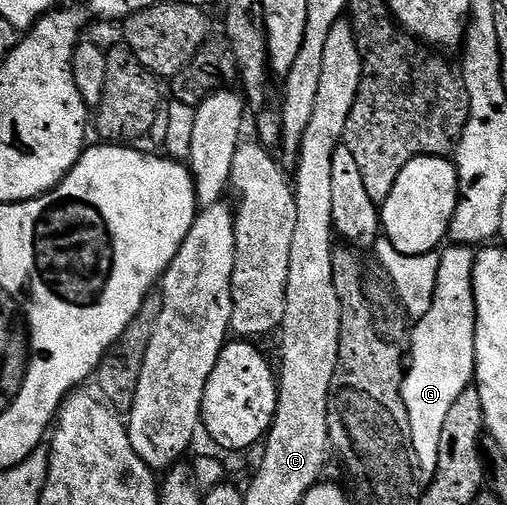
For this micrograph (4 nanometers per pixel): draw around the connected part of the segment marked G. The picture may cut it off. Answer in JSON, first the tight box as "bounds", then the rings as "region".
{"bounds":[402,246,477,478],"region":[[[448,246],[439,254],[441,263],[431,308],[427,308],[427,316],[416,319],[411,330],[411,357],[402,386],[404,404],[411,420],[414,457],[420,473],[429,478],[438,467],[440,433],[443,432],[444,421],[461,391],[465,391],[474,381],[477,368],[477,309],[473,295],[473,269],[477,256],[465,246]]]}

